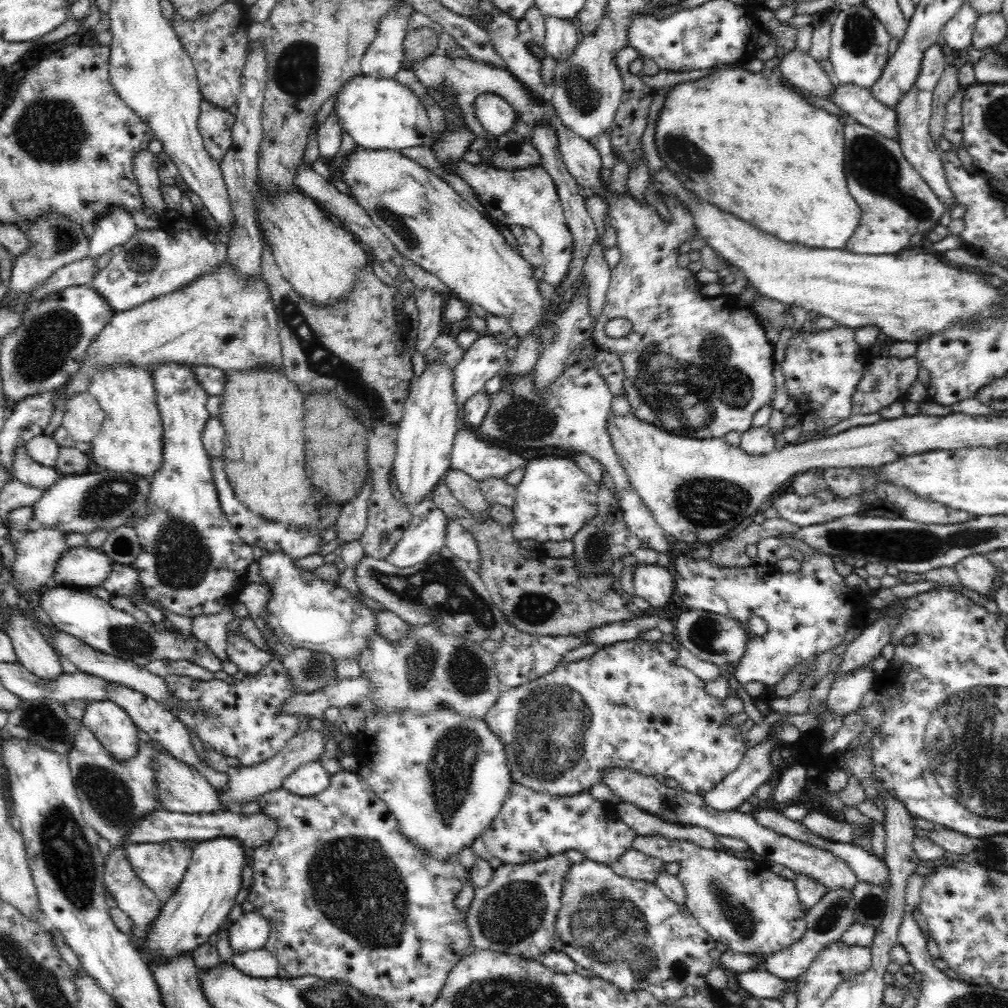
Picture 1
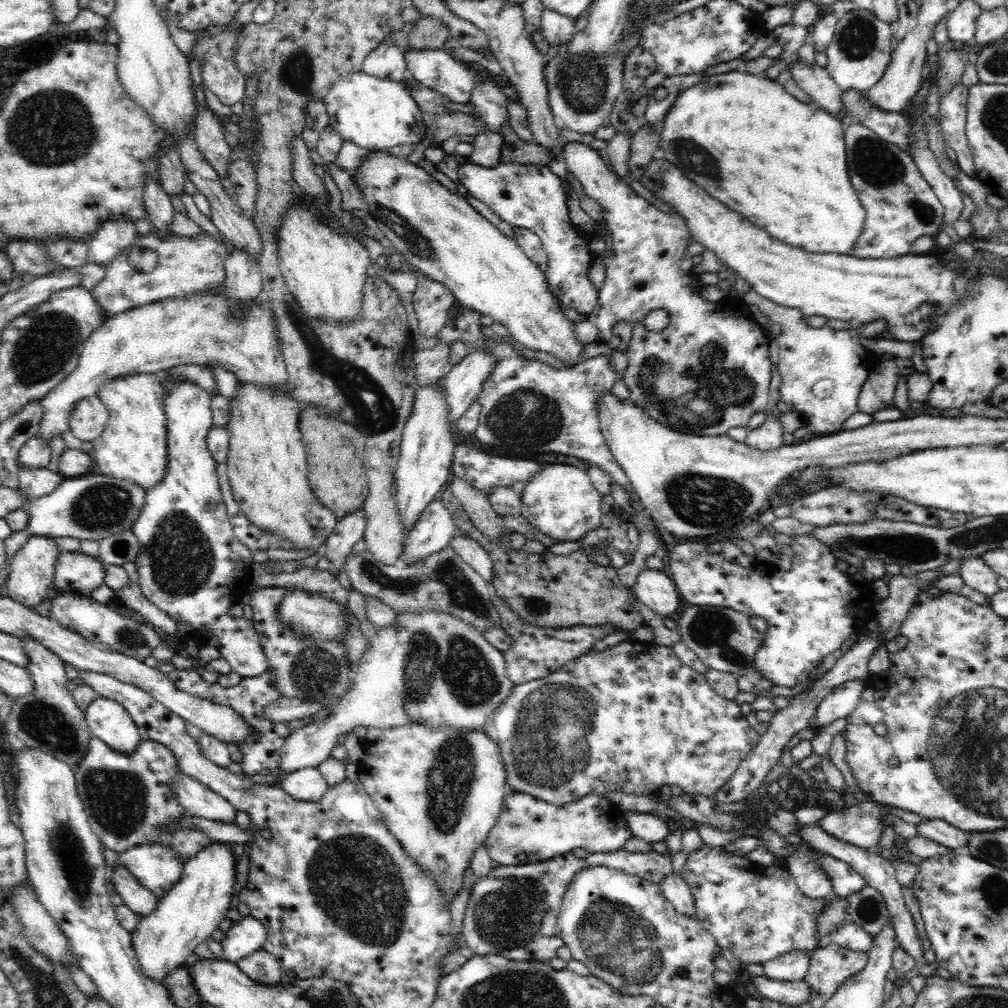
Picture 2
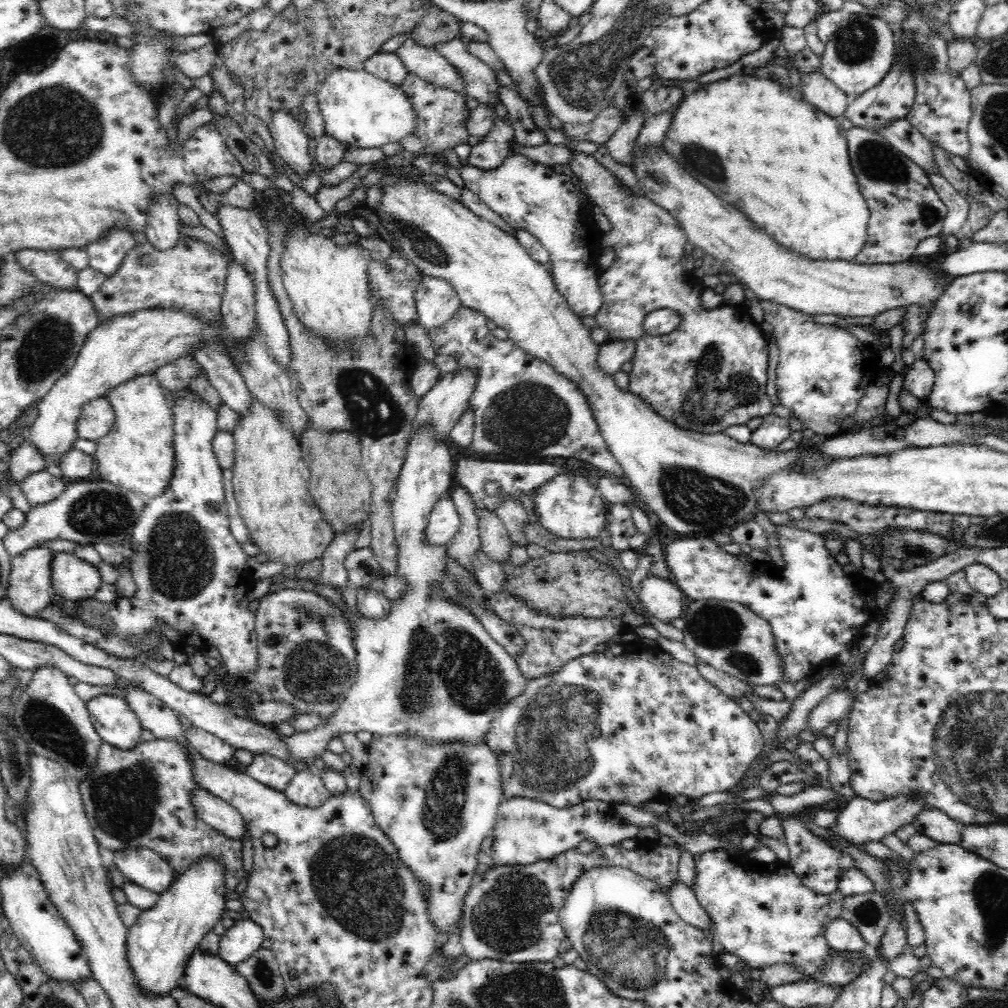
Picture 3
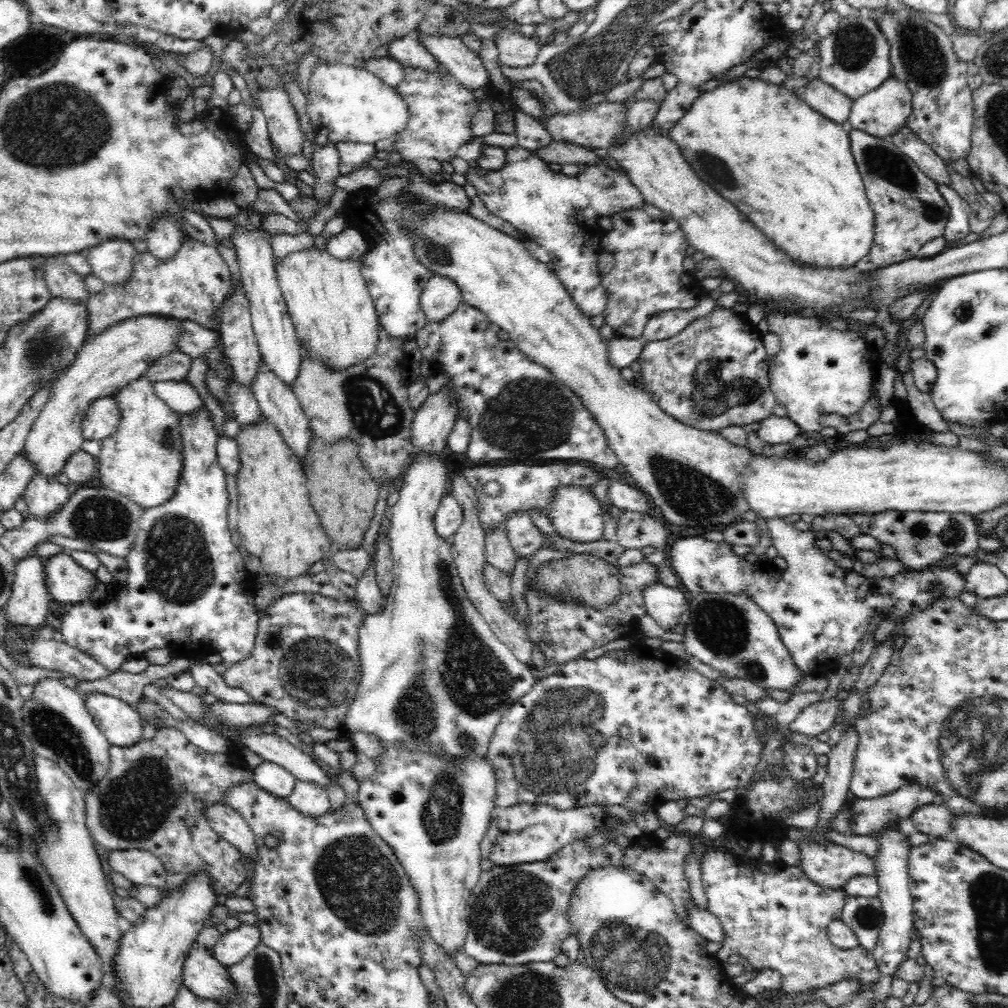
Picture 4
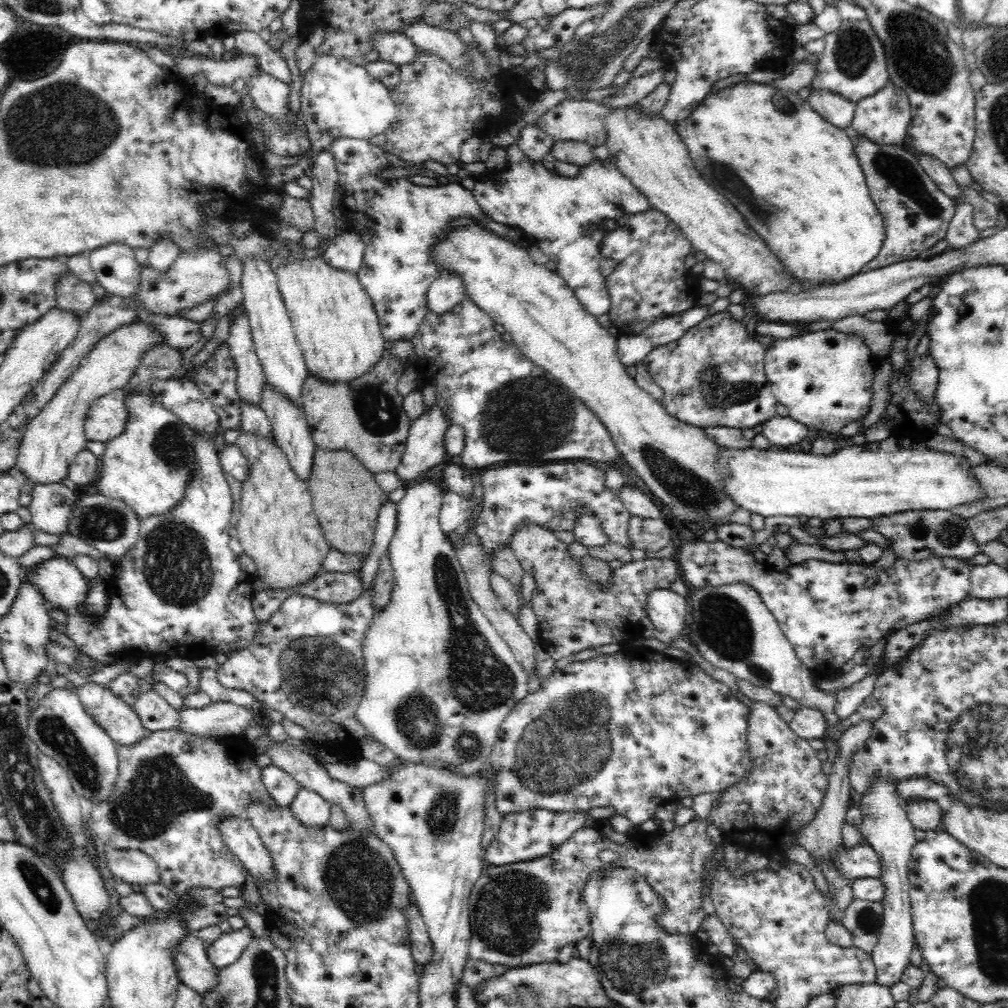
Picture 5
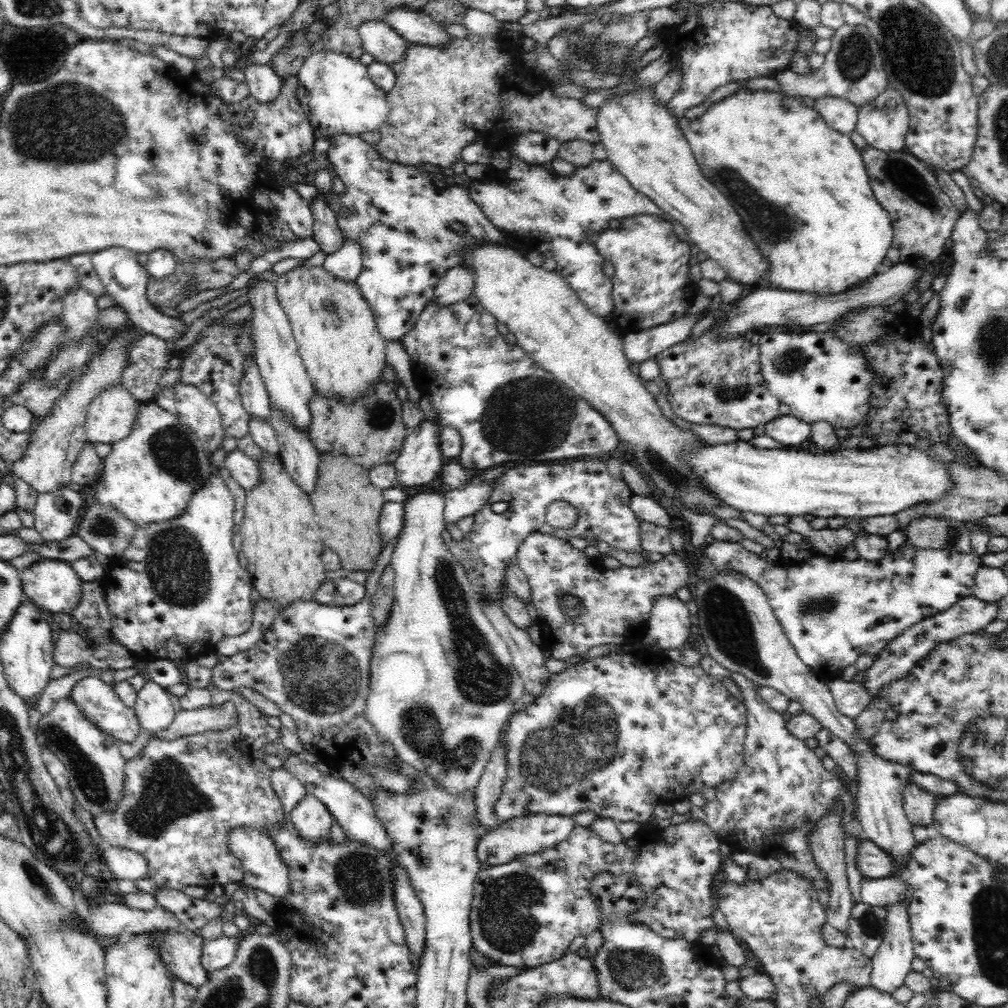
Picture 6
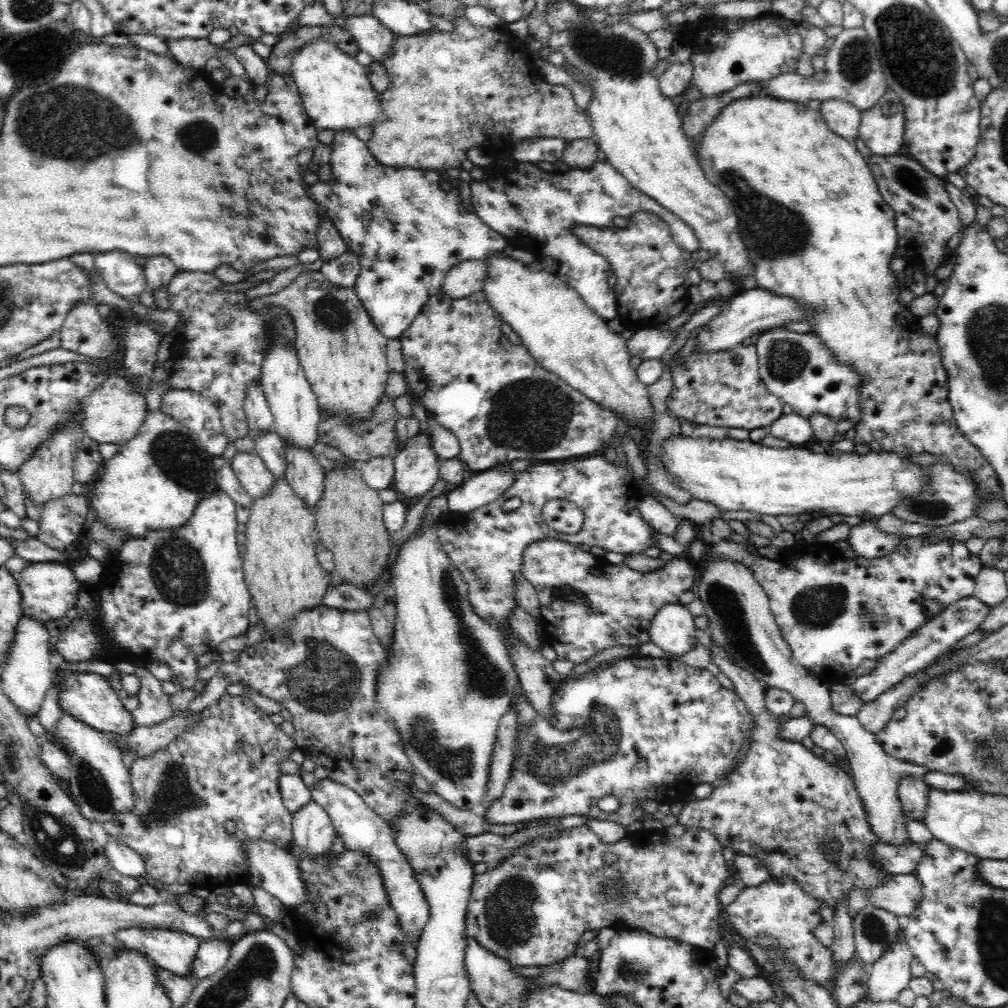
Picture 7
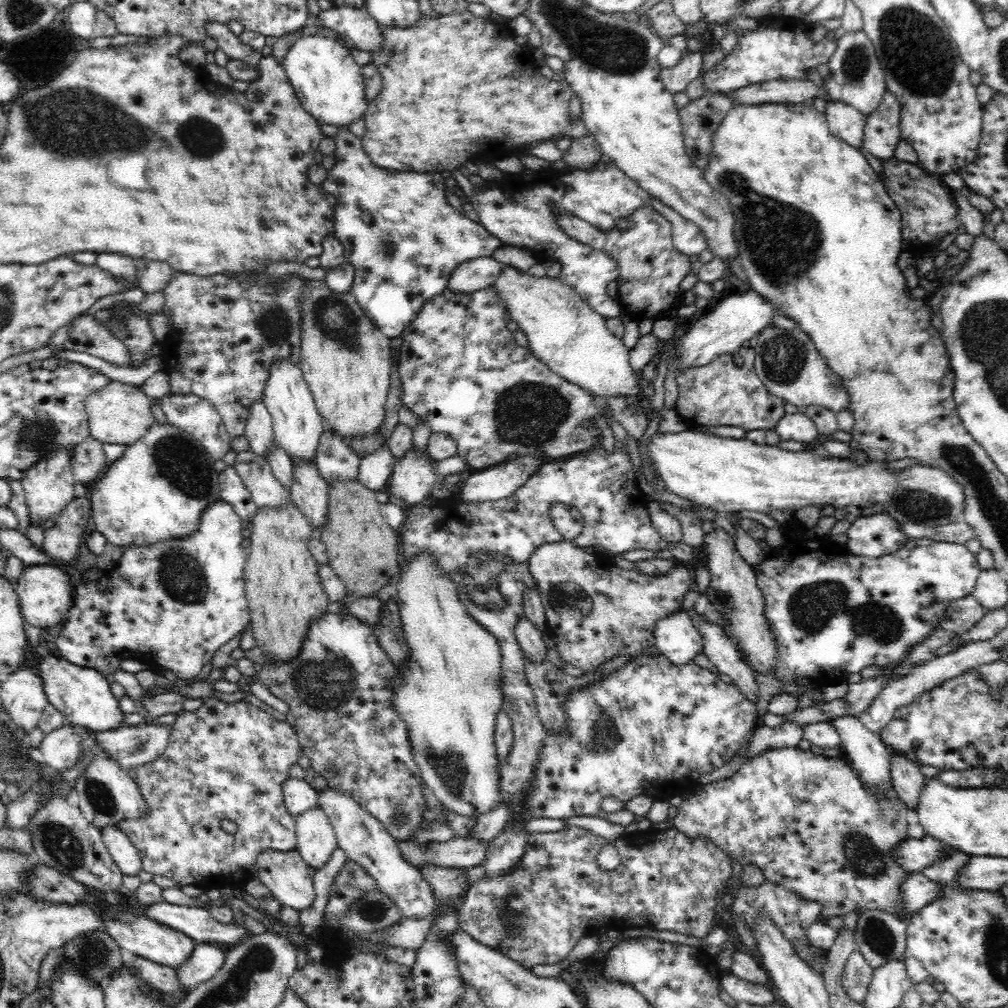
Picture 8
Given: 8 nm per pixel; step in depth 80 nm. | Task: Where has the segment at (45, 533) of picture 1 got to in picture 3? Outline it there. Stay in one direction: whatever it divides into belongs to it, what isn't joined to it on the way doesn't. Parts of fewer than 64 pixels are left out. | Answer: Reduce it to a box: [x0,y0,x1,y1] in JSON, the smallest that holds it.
[6,543,55,614]

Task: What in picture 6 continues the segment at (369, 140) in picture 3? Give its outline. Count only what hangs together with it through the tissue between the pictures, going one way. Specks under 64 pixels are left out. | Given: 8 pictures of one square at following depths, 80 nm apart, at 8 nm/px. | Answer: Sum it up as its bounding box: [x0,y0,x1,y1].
[296,49,391,137]

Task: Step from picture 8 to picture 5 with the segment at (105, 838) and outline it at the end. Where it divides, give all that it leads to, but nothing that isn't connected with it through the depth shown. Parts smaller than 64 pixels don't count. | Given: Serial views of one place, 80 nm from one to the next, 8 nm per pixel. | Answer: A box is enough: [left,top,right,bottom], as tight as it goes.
[105,847,160,886]

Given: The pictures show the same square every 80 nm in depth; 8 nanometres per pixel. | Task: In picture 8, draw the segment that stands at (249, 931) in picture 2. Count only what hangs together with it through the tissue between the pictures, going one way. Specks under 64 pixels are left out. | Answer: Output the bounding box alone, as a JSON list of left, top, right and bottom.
[177,943,226,992]

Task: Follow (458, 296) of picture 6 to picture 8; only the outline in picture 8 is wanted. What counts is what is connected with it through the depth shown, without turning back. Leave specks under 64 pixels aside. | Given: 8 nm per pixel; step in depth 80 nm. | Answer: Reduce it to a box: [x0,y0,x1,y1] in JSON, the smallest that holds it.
[447,257,501,294]

